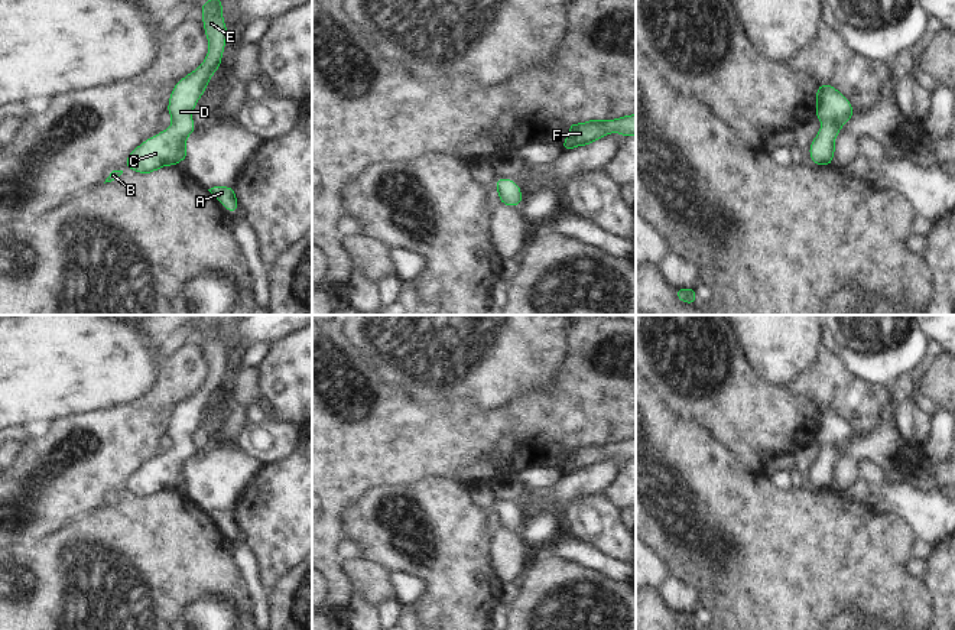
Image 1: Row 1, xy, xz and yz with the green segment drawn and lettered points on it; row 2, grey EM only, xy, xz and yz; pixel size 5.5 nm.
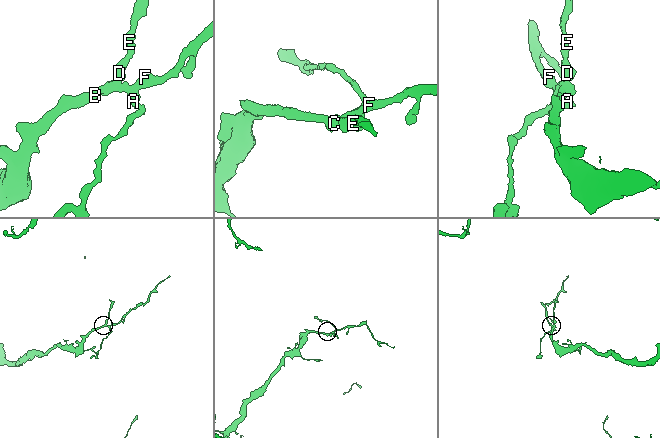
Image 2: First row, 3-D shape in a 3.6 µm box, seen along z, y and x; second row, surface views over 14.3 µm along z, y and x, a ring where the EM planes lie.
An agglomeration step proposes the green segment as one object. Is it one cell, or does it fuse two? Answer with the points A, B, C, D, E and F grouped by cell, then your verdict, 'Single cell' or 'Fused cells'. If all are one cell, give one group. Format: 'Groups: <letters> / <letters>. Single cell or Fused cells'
Groups: A B C D E F. Single cell.

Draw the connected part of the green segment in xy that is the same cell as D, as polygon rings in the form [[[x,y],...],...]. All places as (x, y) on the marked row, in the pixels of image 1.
[[[208,0],[199,9],[209,46],[208,53],[199,68],[181,78],[173,87],[166,107],[172,126],[134,147],[127,155],[126,169],[147,175],[162,166],[176,166],[181,160],[188,160],[186,137],[196,130],[192,111],[212,74],[221,68],[228,27],[222,19],[222,0]]]

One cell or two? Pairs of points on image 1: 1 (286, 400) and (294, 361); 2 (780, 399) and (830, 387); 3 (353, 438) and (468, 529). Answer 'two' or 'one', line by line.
1: one
2: two
3: two

